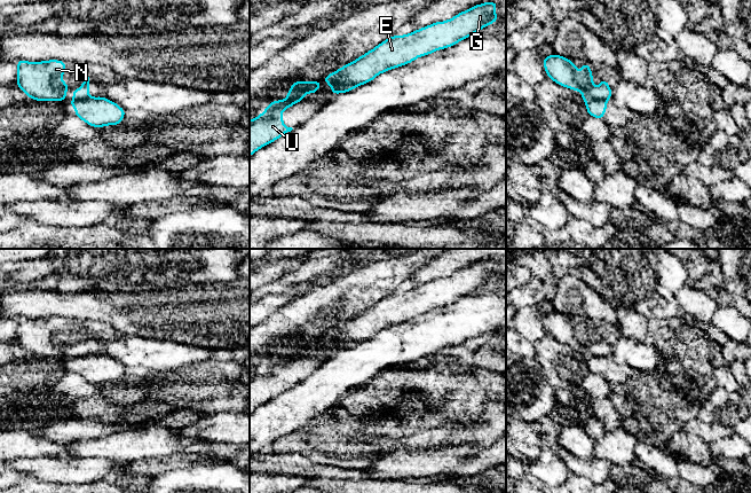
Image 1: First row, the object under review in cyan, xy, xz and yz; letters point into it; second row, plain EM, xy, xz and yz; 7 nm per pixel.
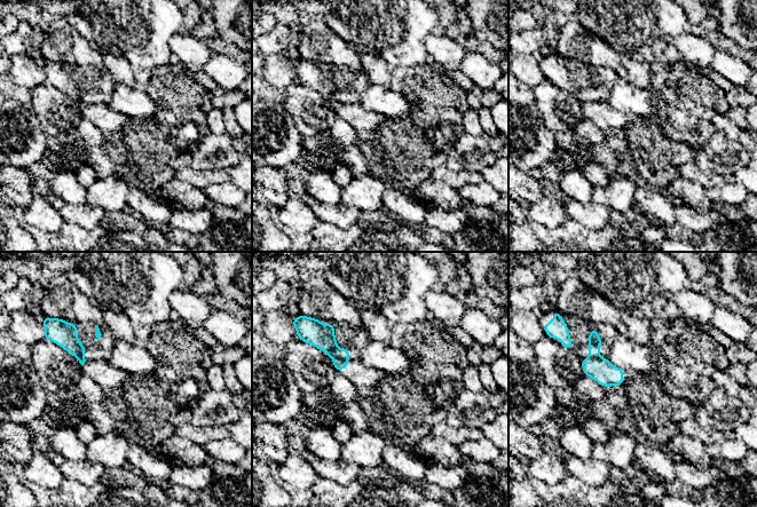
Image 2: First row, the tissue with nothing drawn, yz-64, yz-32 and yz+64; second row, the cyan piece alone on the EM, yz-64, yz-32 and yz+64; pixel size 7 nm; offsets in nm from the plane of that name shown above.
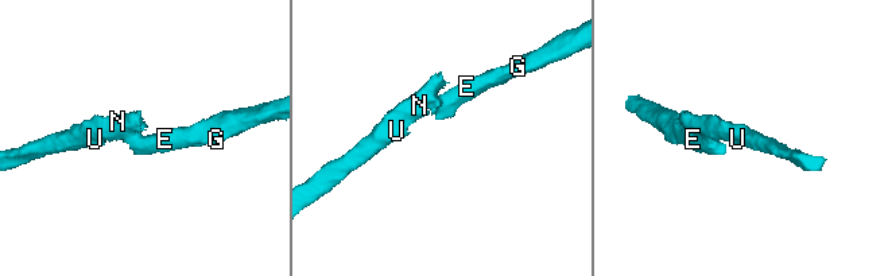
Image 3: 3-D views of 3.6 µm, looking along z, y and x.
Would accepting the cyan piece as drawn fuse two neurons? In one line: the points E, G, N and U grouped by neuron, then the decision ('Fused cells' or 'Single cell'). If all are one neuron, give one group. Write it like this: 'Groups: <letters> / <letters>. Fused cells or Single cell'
Groups: E G / N U. Fused cells

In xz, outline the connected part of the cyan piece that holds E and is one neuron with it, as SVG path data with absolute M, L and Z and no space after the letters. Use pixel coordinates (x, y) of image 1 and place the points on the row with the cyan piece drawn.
M484 2L461 11L448 21L433 23L404 36L393 36L370 52L356 58L354 62L343 65L338 73L325 76L324 80L329 85L333 86L334 94L347 93L355 87L370 83L378 75L386 72L389 69L409 64L420 56L454 46L460 40L469 38L484 26L490 25L499 19L499 17L495 14L495 9L497 7L497 2Z

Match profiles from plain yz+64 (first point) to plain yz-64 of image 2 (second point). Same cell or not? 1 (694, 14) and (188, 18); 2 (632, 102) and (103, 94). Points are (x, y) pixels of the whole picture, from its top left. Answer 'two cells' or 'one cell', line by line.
1: one cell
2: two cells

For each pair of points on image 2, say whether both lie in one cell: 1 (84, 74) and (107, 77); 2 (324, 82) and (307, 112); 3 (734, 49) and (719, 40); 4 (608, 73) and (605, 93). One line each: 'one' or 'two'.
1: one
2: two
3: one
4: one

